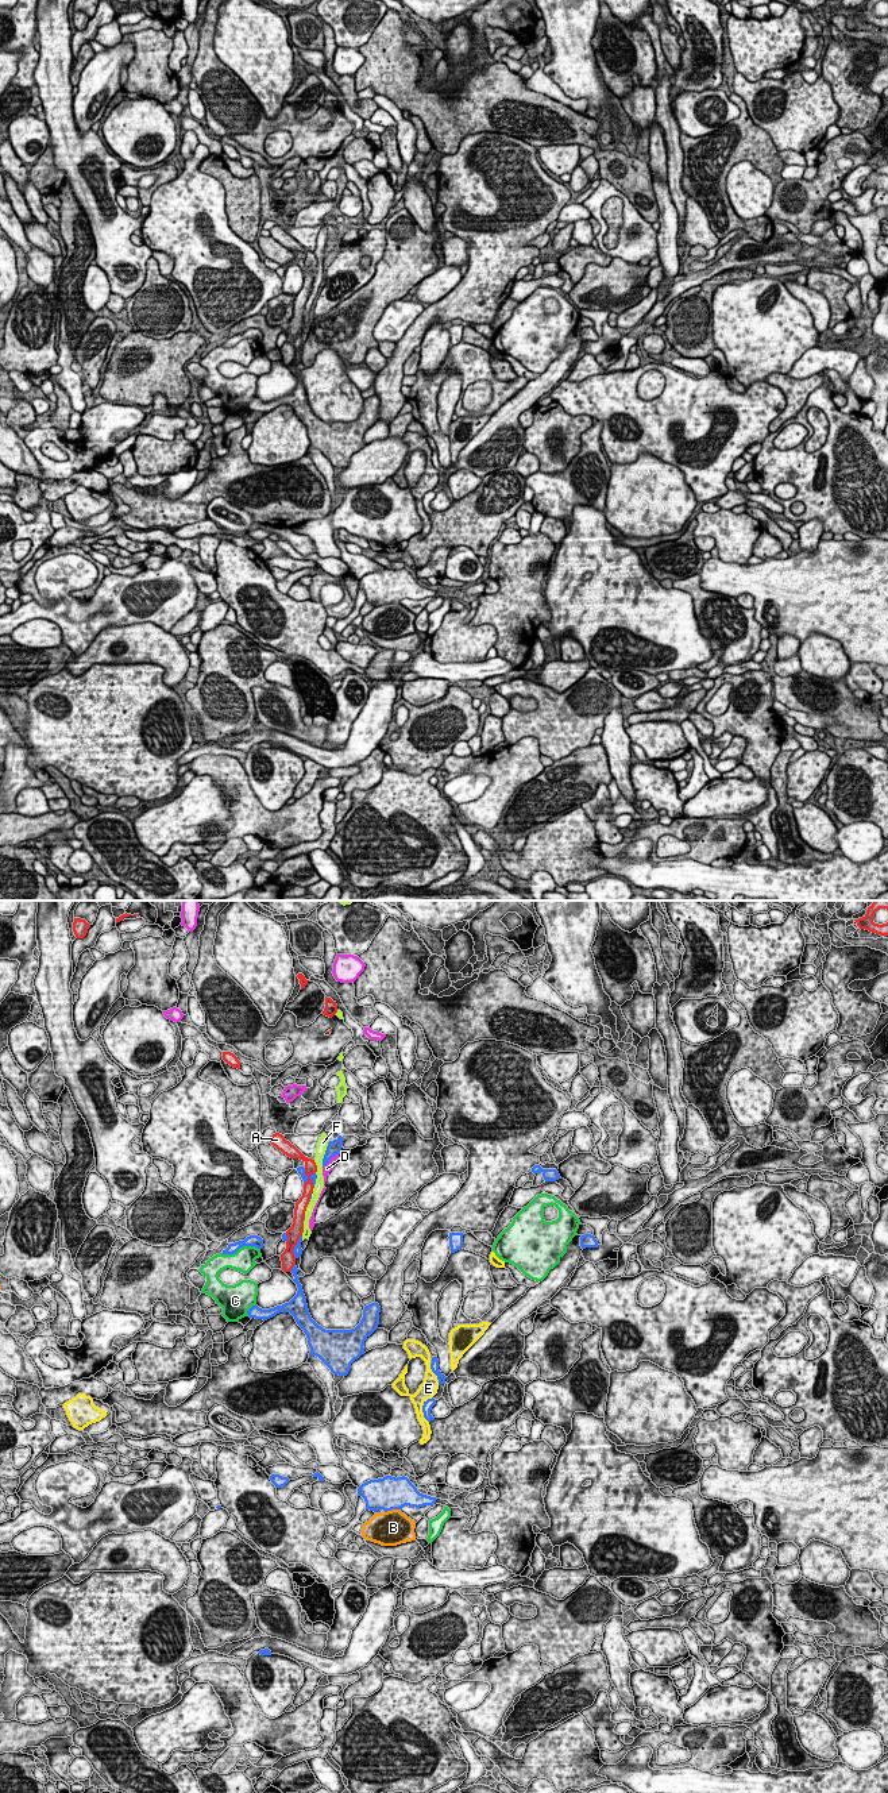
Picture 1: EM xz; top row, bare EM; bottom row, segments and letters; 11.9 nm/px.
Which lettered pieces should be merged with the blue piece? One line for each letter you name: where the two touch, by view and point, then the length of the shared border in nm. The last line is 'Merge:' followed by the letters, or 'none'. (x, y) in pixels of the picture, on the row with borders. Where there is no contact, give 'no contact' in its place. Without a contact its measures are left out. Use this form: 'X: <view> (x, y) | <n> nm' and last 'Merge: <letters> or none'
Merge: none

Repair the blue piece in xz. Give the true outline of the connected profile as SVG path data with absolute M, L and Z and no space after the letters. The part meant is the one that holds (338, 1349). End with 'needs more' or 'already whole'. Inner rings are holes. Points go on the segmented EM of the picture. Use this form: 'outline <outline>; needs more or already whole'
outline M293 1266L290 1270L294 1276L293 1281L297 1284L297 1295L282 1306L270 1310L262 1310L252 1306L247 1314L252 1319L267 1320L279 1312L290 1312L297 1324L304 1330L310 1347L310 1356L318 1357L333 1374L347 1376L351 1364L364 1354L364 1341L378 1329L381 1307L378 1303L371 1303L364 1307L360 1323L351 1330L325 1330L318 1326L310 1316L306 1297L302 1285L298 1281L297 1272L300 1269Z; already whole

